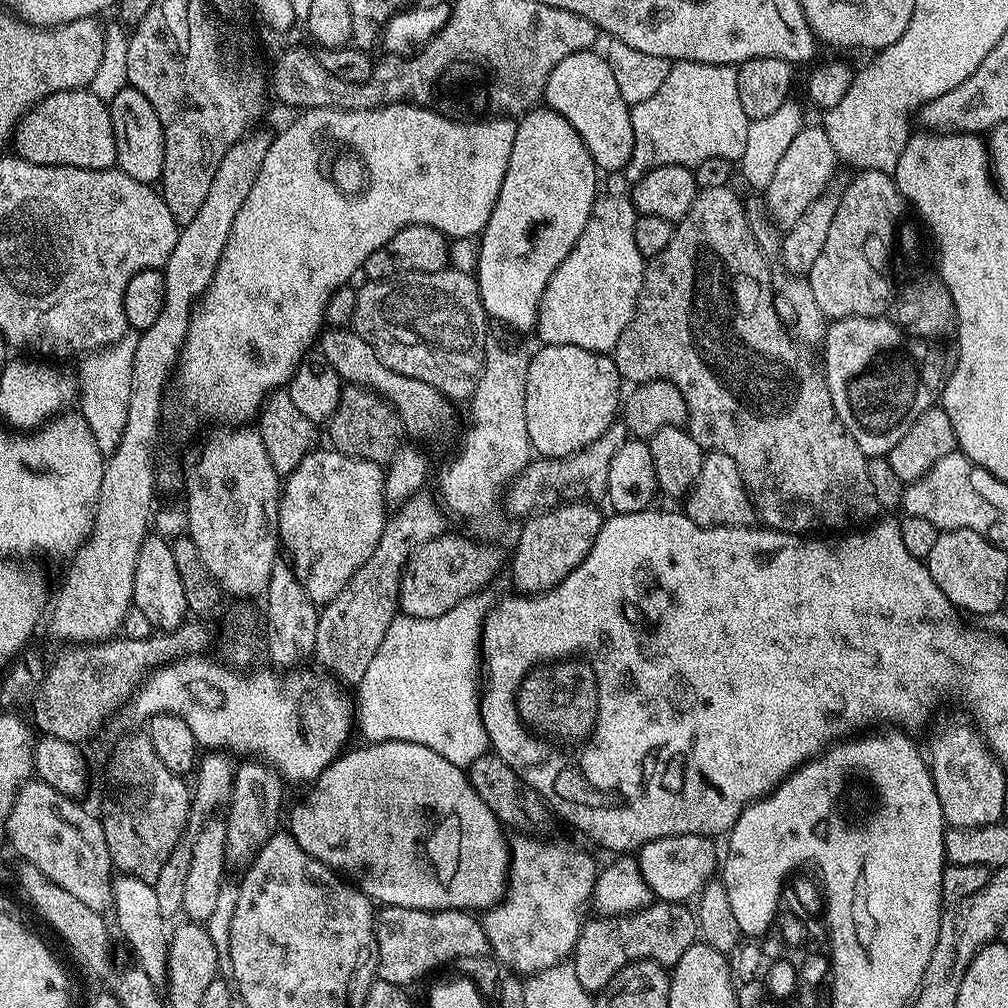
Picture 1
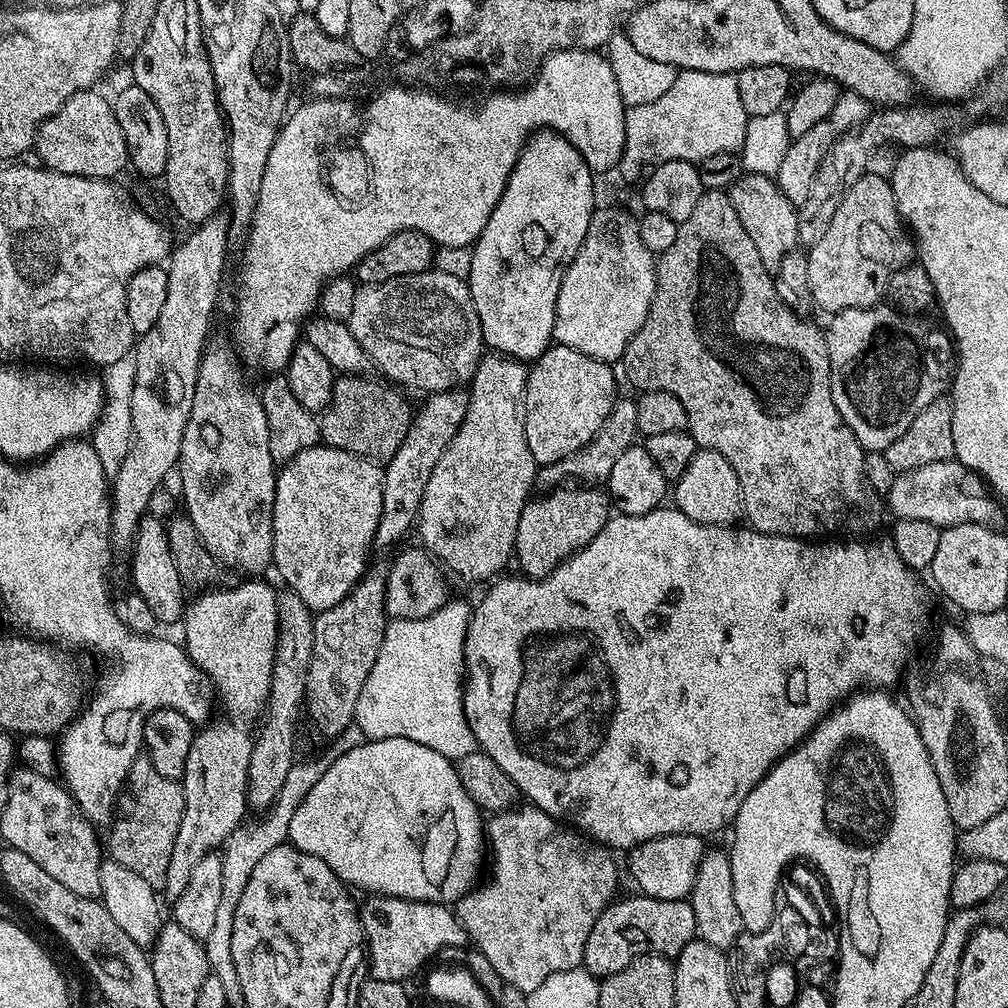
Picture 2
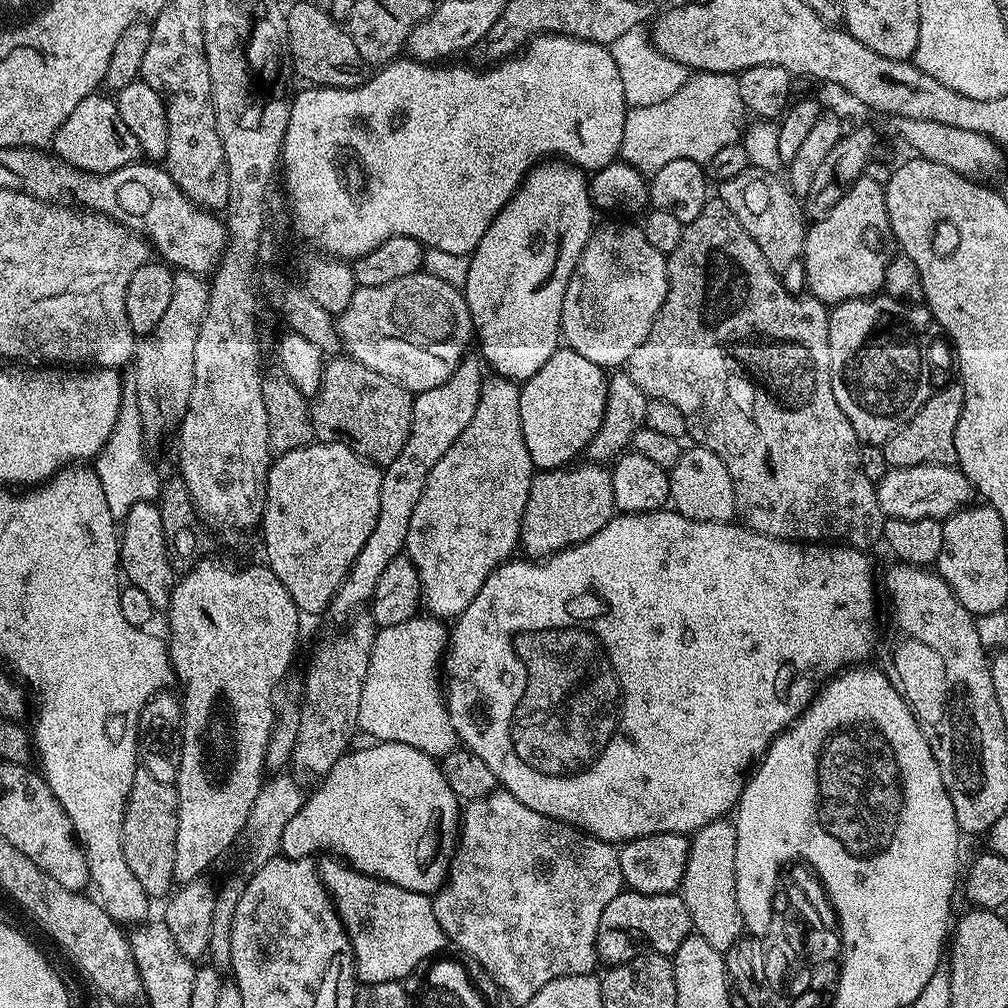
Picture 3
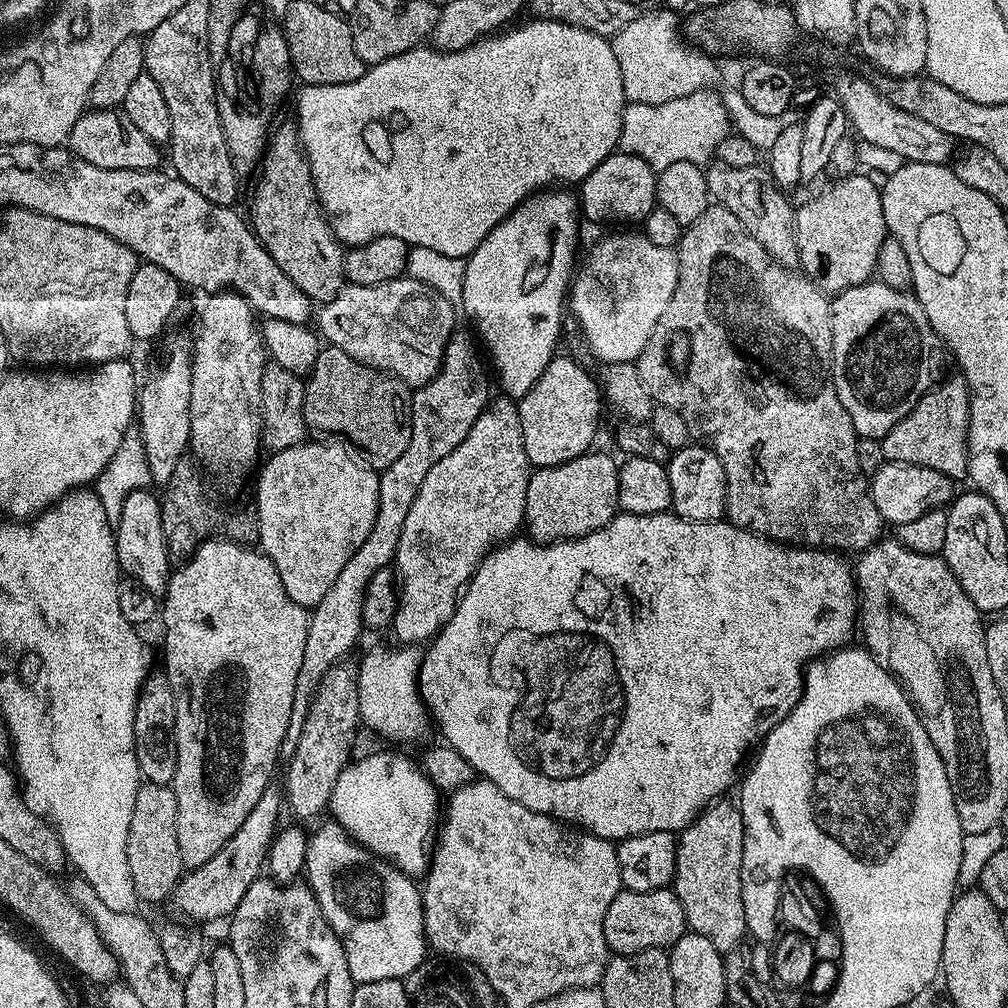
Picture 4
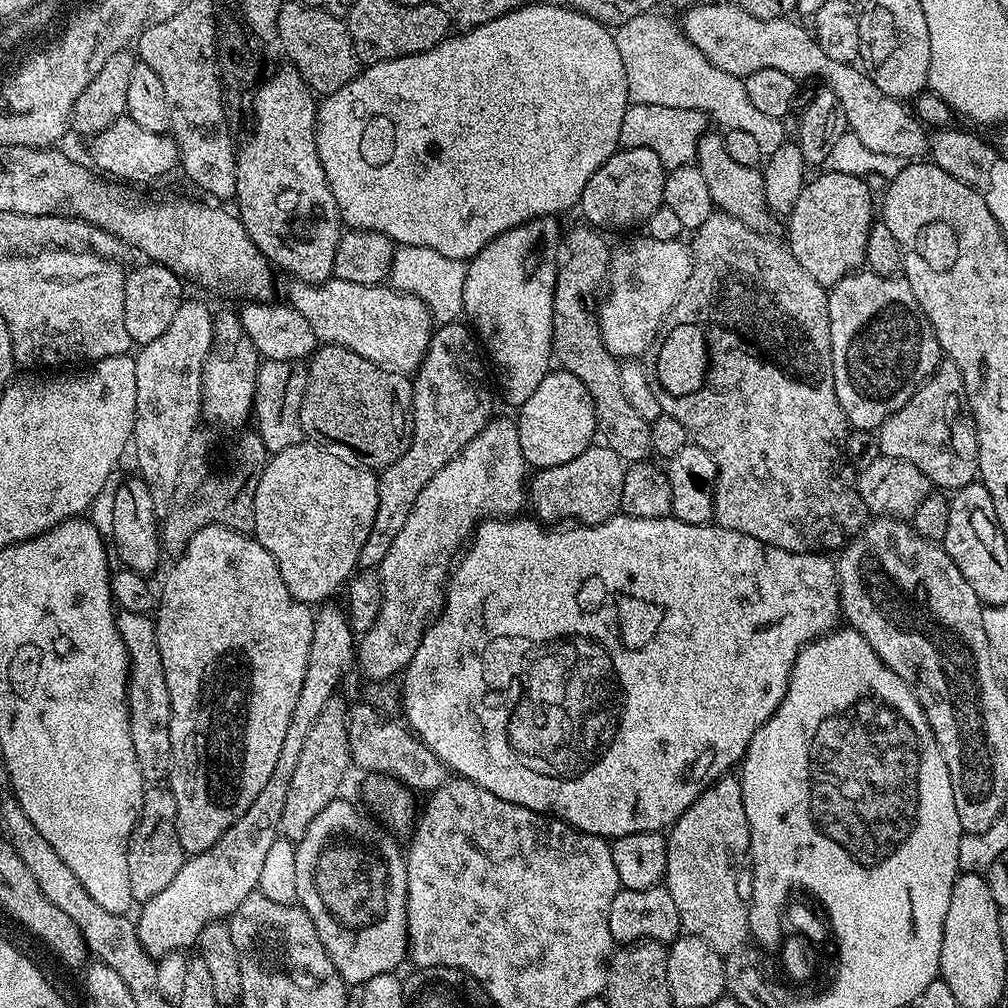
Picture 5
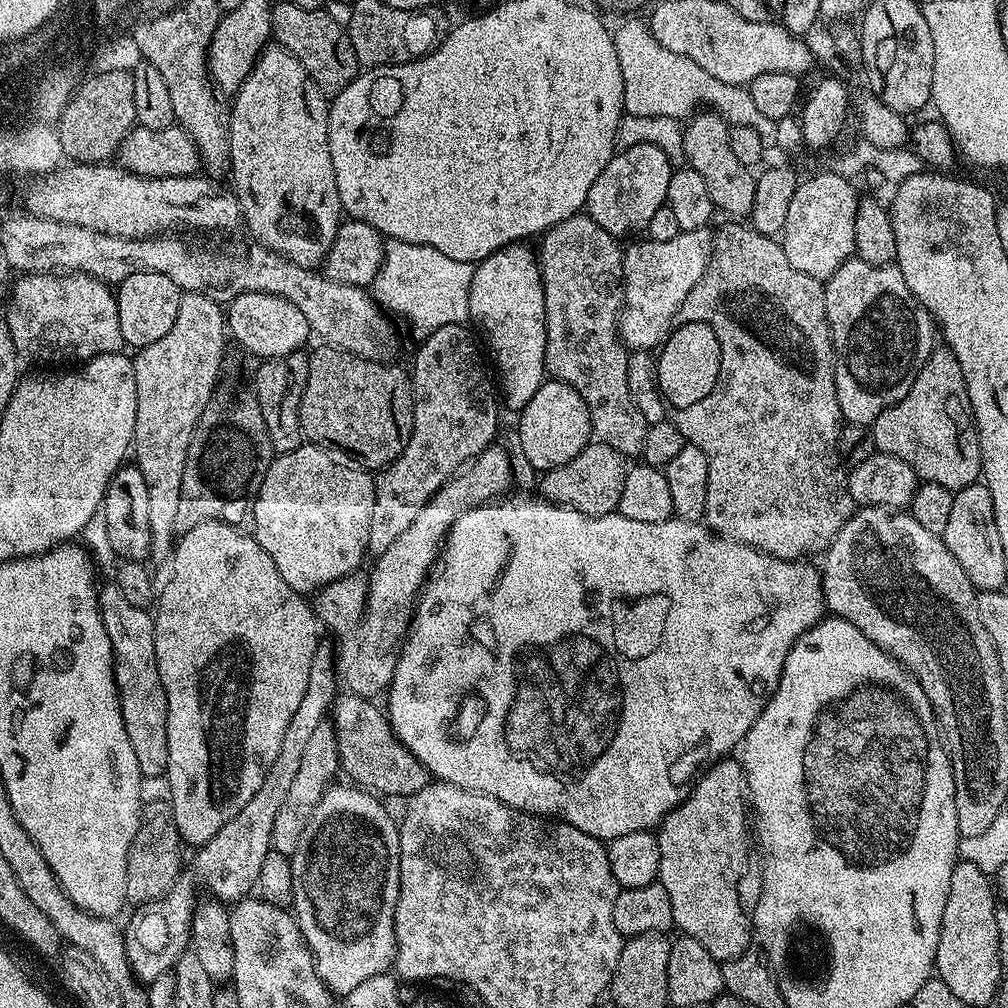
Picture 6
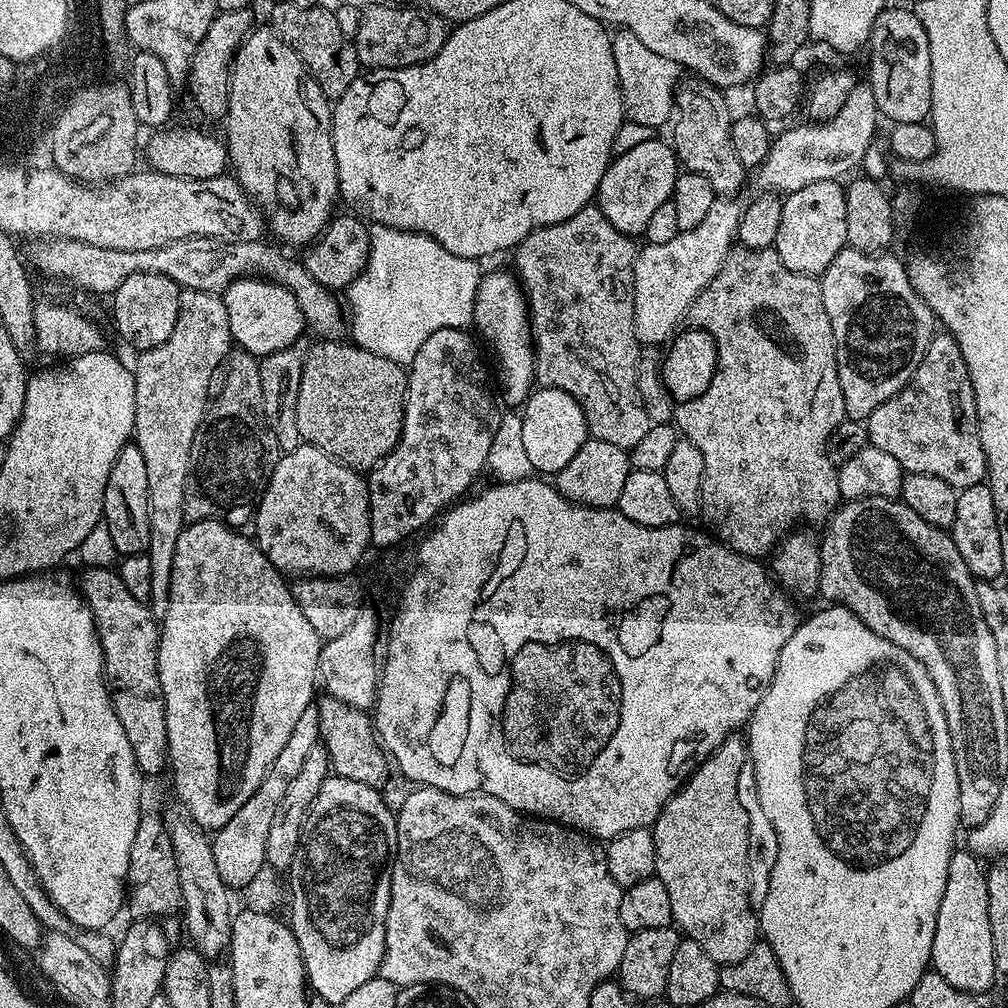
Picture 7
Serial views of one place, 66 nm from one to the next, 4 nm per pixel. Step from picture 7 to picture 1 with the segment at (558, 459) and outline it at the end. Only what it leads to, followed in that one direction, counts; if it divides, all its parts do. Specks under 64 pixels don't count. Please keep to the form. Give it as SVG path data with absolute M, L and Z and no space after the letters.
M544 344L540 346L536 353L533 351L528 361L528 369L526 370L526 430L532 443L533 453L540 458L545 456L569 456L586 446L590 446L590 442L594 442L594 438L602 438L602 434L606 434L609 426L617 423L618 413L622 408L620 387L622 387L622 381L618 374L618 366L612 360L611 355L603 352L582 350L582 346L566 346L565 344Z

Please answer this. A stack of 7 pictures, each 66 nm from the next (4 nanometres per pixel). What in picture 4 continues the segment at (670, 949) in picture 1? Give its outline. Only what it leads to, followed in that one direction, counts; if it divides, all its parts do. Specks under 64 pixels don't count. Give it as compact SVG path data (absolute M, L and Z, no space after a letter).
M671 887L650 890L649 892L620 891L610 902L610 910L606 910L604 933L609 953L617 956L629 956L651 948L671 949L678 938L682 938L688 923L682 910L682 902L678 902Z

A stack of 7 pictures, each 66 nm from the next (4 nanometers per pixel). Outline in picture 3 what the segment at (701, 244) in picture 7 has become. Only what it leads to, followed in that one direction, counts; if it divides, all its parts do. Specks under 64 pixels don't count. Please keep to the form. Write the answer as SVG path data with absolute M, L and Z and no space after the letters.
M604 224L593 227L592 236L586 242L586 246L580 255L580 261L576 263L576 269L566 286L566 298L562 302L562 318L560 319L560 331L562 340L569 348L573 348L578 354L582 354L582 358L590 358L590 362L594 362L600 368L605 370L616 370L621 366L627 365L630 354L634 354L634 350L638 350L638 346L642 346L642 342L650 334L652 324L656 320L657 314L660 313L662 302L666 298L666 290L668 289L668 258L665 253L654 250L654 246L650 246L650 242L646 242L646 234L643 227L632 224Z

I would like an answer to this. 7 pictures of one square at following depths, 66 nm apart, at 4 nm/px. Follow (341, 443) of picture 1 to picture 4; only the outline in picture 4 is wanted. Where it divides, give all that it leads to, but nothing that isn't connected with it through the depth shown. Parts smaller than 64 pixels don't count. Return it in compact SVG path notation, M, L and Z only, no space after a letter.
M324 346L306 377L304 421L309 433L346 444L365 464L383 470L410 446L412 392L397 376L358 362L341 348Z

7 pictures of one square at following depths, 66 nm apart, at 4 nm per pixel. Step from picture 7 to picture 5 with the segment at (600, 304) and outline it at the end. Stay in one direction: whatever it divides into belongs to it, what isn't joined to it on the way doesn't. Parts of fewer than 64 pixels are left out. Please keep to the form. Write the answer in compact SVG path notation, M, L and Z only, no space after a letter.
M583 226L584 228L572 228L563 233L560 241L560 253L556 255L556 285L554 286L554 334L552 335L552 351L554 353L554 360L563 371L574 374L581 380L582 386L586 386L586 390L590 390L590 398L594 402L594 410L596 411L596 427L598 429L598 436L603 443L607 444L610 450L614 450L614 454L618 454L625 462L644 462L653 455L652 443L650 442L650 424L649 421L642 418L642 414L638 414L638 410L634 410L634 406L630 406L630 402L626 402L626 398L622 394L622 386L618 383L618 370L620 369L620 360L613 356L610 350L606 350L606 346L602 342L602 334L600 333L599 319L588 309L588 295L595 290L596 287L605 283L608 274L608 264L612 260L612 252L608 244L603 240L601 233L596 228L591 226Z

